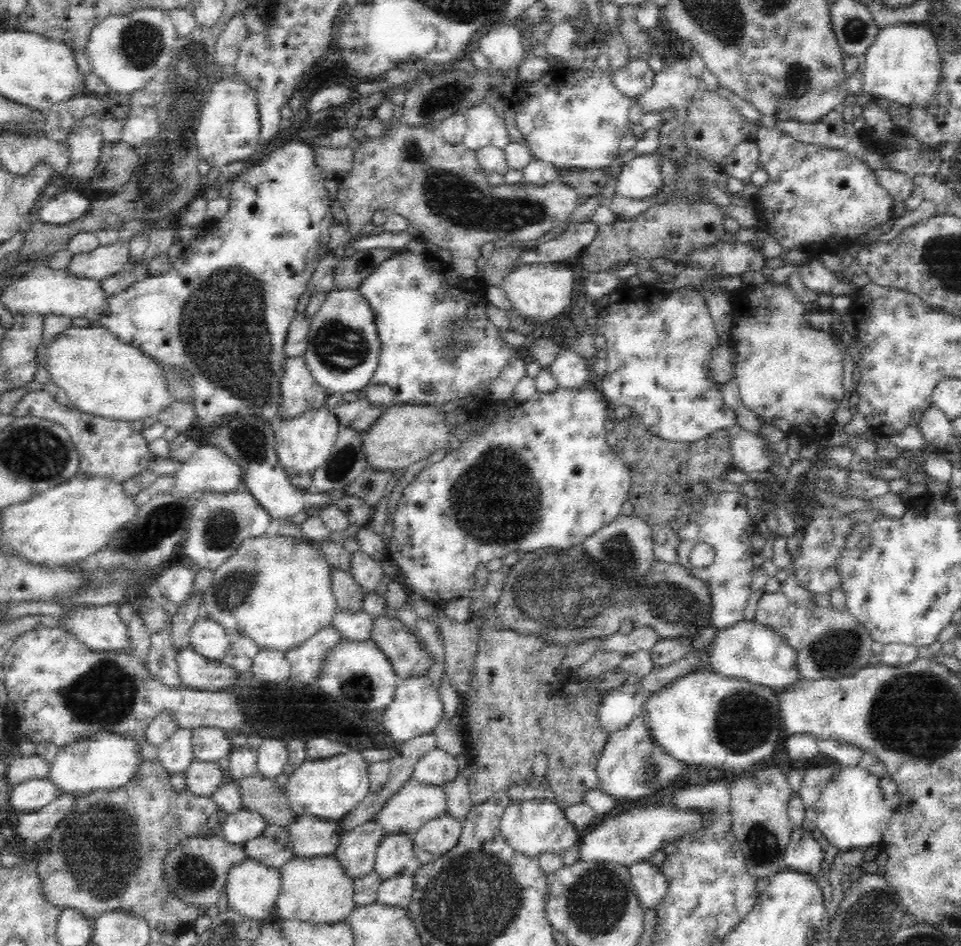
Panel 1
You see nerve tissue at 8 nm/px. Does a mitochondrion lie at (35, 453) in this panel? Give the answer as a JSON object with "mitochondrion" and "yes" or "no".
{"mitochondrion":"yes"}

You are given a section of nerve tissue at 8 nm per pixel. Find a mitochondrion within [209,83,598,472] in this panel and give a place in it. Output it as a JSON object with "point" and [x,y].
{"point":[460,202]}

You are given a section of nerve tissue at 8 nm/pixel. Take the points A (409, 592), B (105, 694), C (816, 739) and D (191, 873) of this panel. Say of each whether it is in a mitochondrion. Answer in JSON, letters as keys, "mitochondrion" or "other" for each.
{"A":"other","B":"mitochondrion","C":"other","D":"mitochondrion"}

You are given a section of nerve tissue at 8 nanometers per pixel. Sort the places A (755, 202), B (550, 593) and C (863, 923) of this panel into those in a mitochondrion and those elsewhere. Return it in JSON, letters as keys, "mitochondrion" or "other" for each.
{"A":"other","B":"mitochondrion","C":"mitochondrion"}

